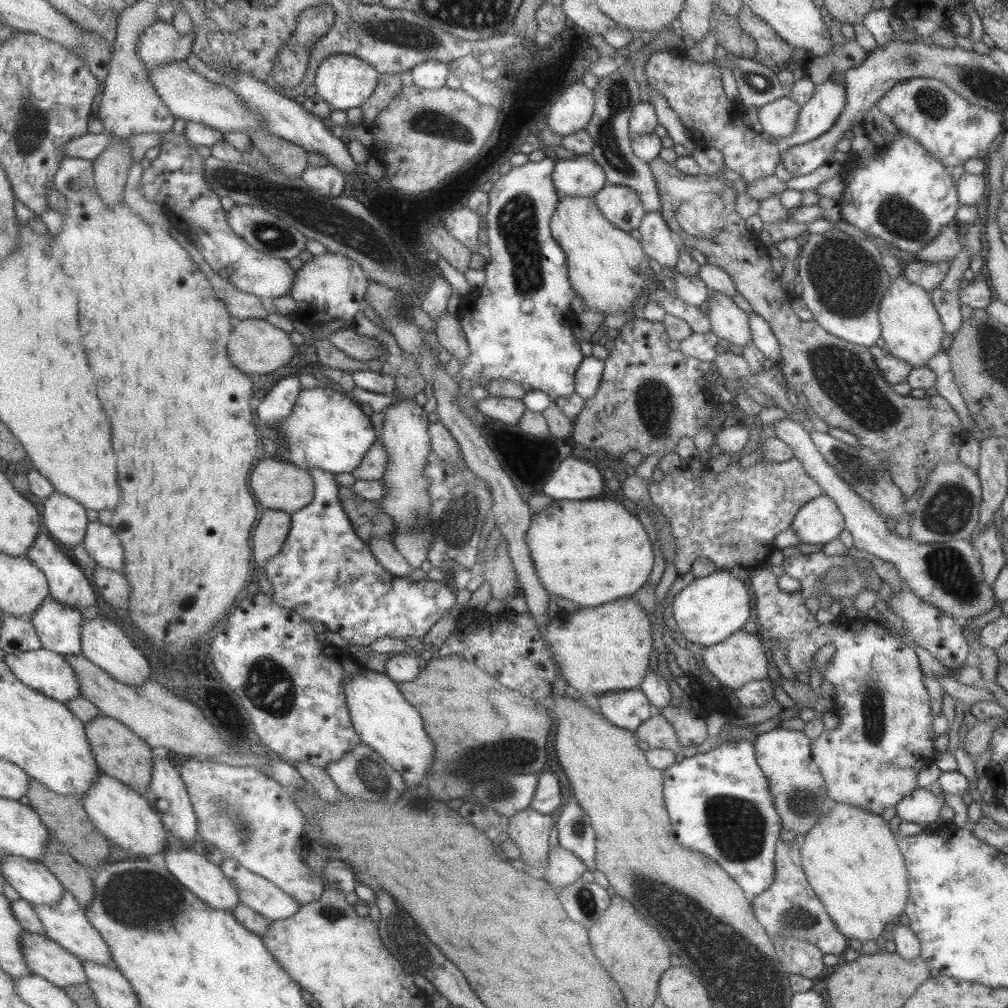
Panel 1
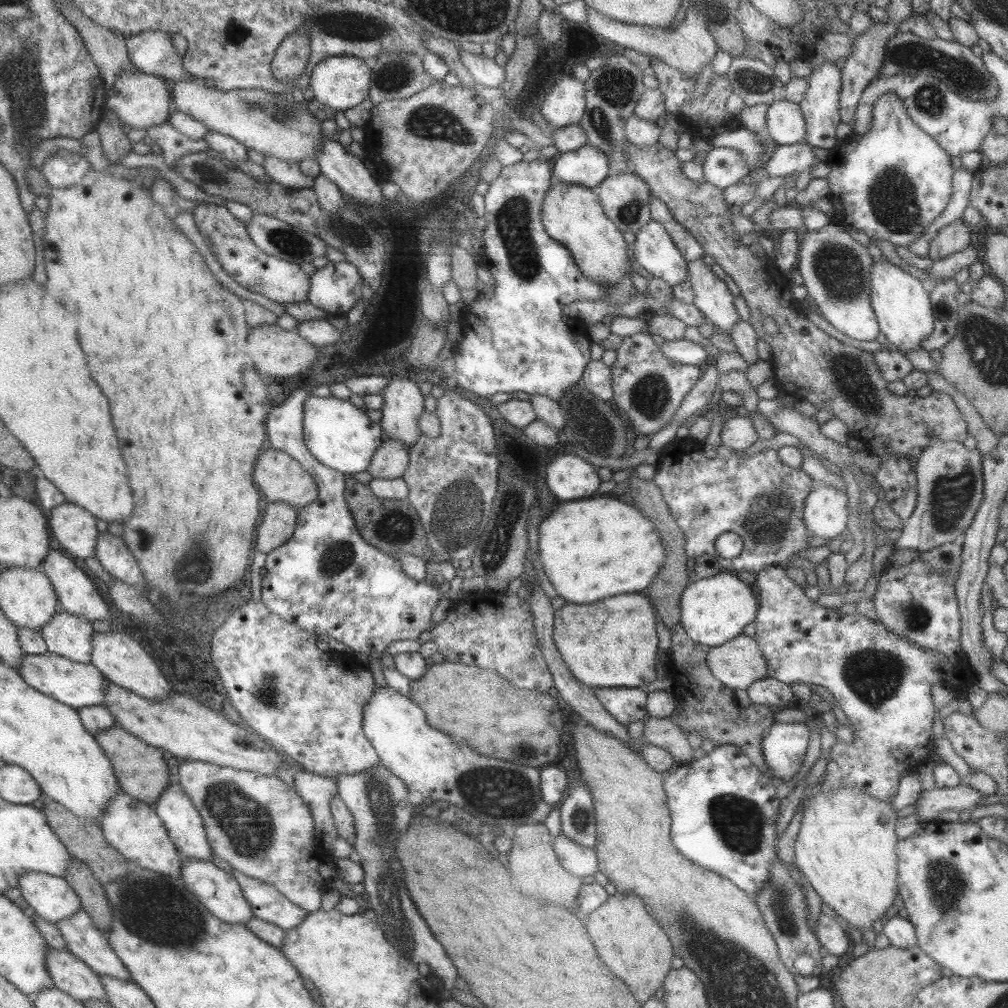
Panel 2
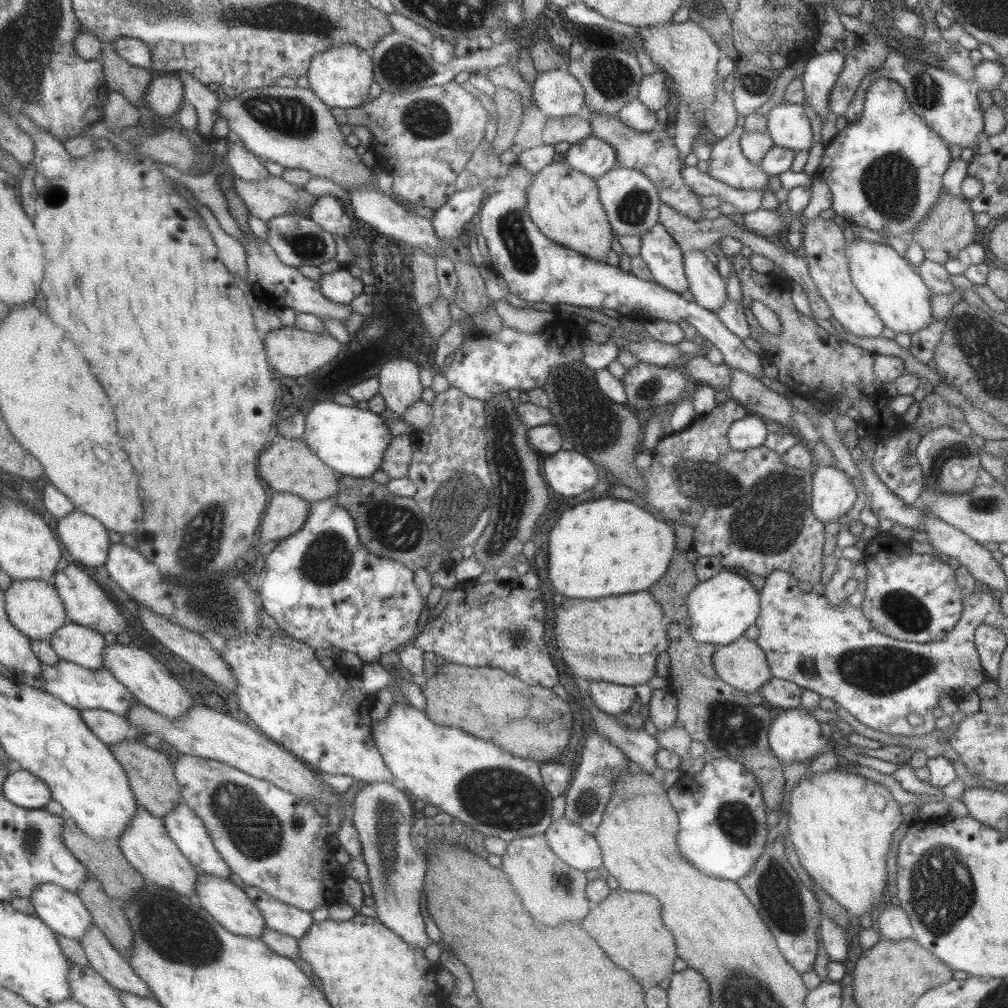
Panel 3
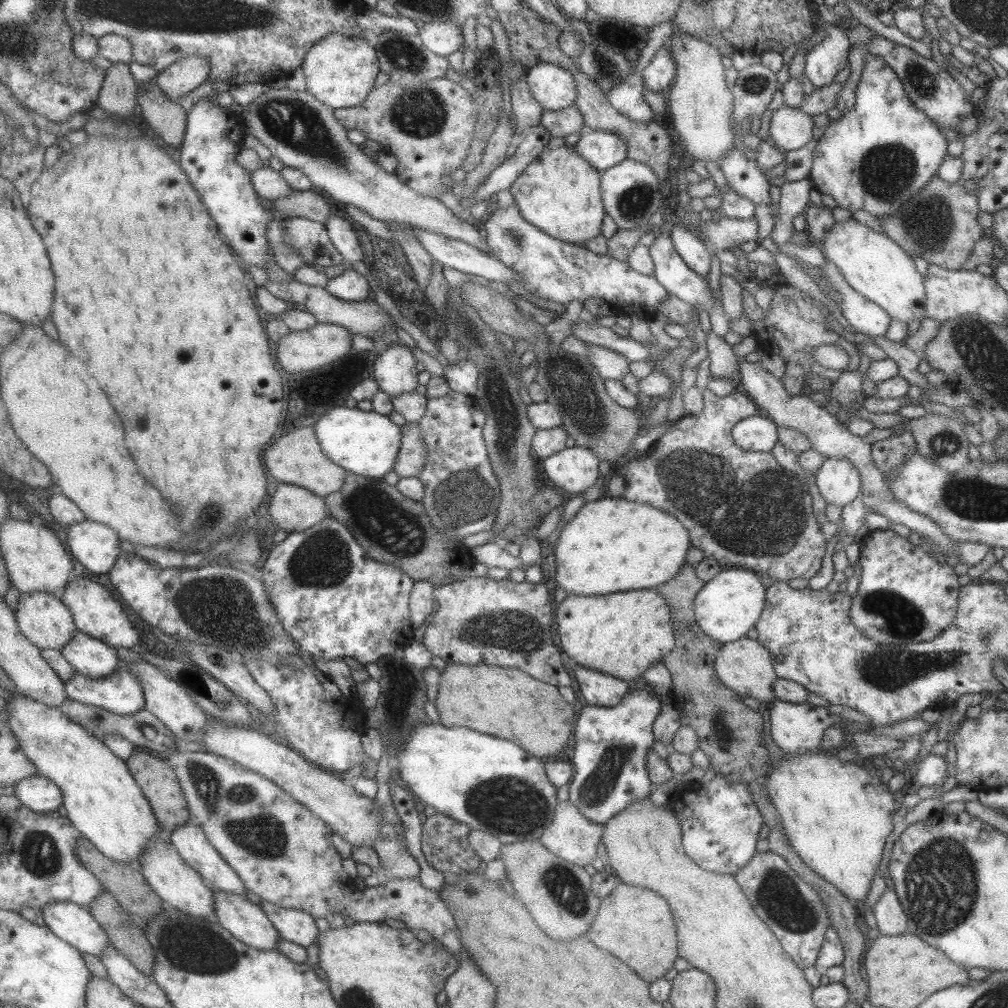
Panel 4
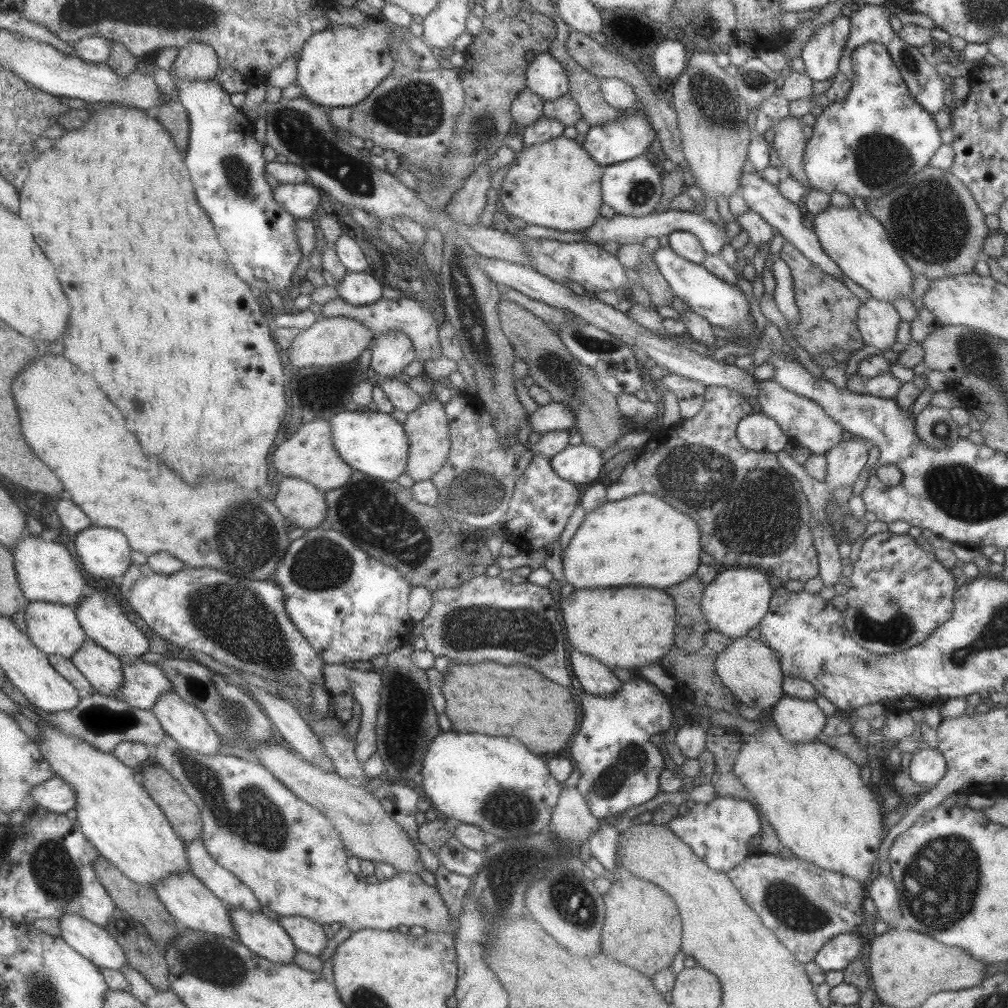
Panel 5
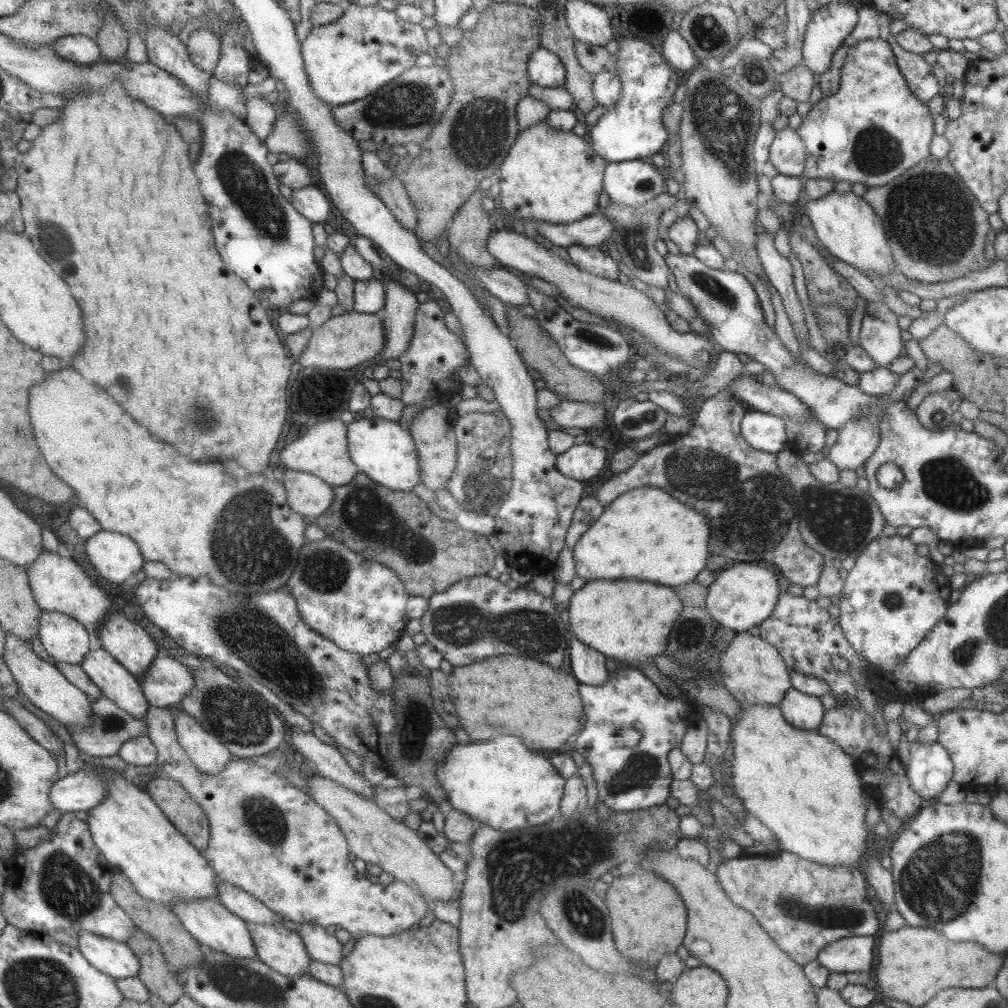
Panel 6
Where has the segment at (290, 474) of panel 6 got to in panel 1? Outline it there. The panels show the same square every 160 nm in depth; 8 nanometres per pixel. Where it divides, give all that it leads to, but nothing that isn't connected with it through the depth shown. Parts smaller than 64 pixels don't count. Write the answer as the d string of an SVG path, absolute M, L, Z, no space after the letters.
M262 510L251 536L253 567L264 567L269 559L278 556L286 539L290 514L282 510Z

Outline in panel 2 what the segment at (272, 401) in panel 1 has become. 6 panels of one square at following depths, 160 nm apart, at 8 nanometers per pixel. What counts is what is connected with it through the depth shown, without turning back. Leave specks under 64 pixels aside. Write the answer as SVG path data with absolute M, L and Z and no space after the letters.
M295 388L283 402L270 408L266 416L266 447L284 452L303 468L314 480L317 498L307 506L296 509L291 538L266 555L266 573L260 581L260 601L269 612L289 624L299 626L311 636L327 635L357 655L367 656L371 650L383 653L395 640L417 640L430 626L431 613L441 594L425 581L417 582L405 576L394 557L377 550L361 538L344 499L345 475L317 461L303 442L302 407L306 396L303 390Z

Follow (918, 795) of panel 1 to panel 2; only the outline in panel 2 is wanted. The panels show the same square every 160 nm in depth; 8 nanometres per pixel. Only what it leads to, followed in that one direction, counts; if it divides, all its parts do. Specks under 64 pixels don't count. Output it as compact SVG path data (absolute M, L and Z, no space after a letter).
M967 781L953 787L933 787L930 790L920 790L914 813L919 821L933 821L942 810L969 809L978 805L986 794L977 793Z

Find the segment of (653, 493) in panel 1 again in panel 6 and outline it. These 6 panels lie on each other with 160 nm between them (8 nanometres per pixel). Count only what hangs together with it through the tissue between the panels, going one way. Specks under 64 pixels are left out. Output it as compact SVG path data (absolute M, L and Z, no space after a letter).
M721 389L703 401L684 435L670 436L666 443L639 454L628 469L613 474L594 496L605 508L614 498L628 490L643 486L660 488L681 504L703 514L711 530L725 530L709 534L709 554L725 556L729 560L770 565L781 572L789 583L802 587L815 585L826 560L816 550L808 547L800 537L800 510L791 483L777 468L776 453L755 450L740 435L740 420L745 414L745 408L739 404L739 400Z

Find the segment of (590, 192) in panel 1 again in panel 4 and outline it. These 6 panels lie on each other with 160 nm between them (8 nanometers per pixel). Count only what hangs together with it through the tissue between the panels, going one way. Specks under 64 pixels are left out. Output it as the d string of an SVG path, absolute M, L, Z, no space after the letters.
M582 131L574 147L576 154L597 172L612 168L627 156L625 143L619 137L604 131Z

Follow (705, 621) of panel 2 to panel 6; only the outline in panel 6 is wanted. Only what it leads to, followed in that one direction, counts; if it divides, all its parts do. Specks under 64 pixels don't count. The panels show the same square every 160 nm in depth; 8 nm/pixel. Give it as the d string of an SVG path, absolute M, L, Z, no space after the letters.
M739 562L729 570L719 572L708 586L705 608L711 619L736 634L750 630L752 626L761 625L773 612L779 592L776 570L766 564L745 564Z

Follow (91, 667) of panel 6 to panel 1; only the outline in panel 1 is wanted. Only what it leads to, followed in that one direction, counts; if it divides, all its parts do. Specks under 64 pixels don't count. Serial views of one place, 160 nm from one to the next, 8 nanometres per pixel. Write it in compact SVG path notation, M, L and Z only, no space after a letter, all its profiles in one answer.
M45 598L29 619L40 647L57 654L80 654L79 632L83 617L78 610Z

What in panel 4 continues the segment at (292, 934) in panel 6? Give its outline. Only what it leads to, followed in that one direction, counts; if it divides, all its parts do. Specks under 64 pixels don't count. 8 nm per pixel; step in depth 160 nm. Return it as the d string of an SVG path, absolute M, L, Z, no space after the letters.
M213 890L214 920L243 944L259 950L275 949L280 938L259 905L245 895Z

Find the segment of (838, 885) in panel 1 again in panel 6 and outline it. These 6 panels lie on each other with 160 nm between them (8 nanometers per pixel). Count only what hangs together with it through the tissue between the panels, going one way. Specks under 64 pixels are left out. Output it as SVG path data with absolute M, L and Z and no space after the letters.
M769 704L742 706L741 713L739 714L737 722L733 725L728 742L731 742L733 748L733 759L731 761L732 772L729 776L729 781L734 790L735 797L739 798L747 813L751 813L774 834L776 844L780 851L793 853L799 858L803 858L809 862L816 862L823 866L861 866L862 861L868 854L865 848L865 837L867 836L868 830L863 819L865 818L867 802L863 797L863 790L861 790L862 780L860 779L860 771L856 762L849 758L845 752L841 751L841 748L837 744L821 736L816 731L804 731L799 728L793 728L785 722L778 705L771 706Z

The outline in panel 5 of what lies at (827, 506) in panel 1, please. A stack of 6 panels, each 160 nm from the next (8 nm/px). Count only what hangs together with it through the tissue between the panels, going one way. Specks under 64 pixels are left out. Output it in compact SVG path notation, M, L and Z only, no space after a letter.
M858 438L855 441L841 441L837 446L830 448L824 454L826 458L824 482L827 487L830 490L852 487L867 462L867 450L870 447L867 439Z

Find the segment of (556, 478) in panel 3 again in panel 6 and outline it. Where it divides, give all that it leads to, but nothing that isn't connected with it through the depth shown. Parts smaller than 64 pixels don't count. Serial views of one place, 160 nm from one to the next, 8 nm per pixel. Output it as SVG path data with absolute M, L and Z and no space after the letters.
M590 443L573 444L565 452L556 455L555 468L567 478L585 482L599 474L607 458L605 449Z

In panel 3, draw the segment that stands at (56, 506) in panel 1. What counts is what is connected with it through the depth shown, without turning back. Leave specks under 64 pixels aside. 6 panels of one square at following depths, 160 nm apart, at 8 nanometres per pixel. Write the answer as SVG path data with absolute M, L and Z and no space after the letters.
M73 509L57 519L55 532L67 554L85 568L104 564L111 543L106 528L91 515Z

